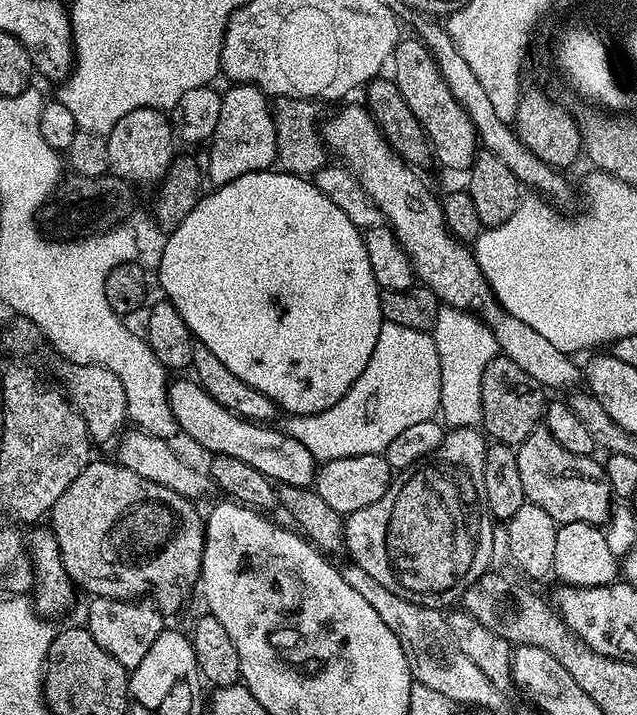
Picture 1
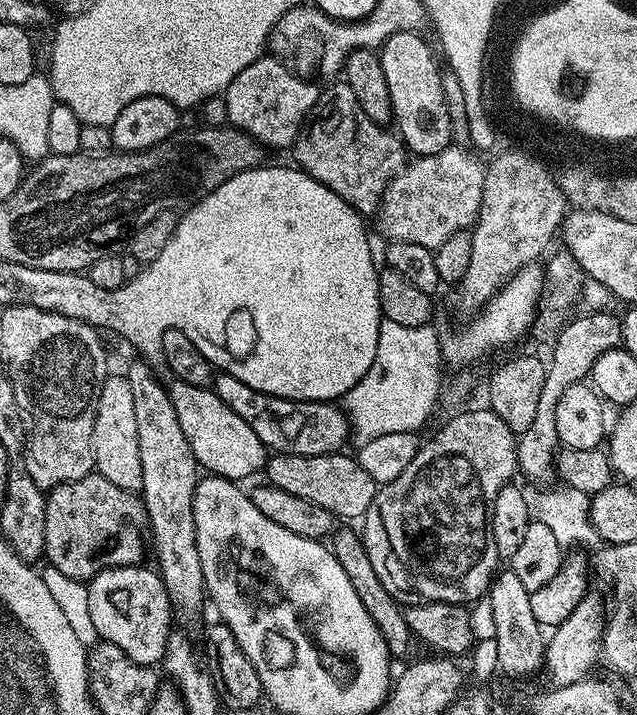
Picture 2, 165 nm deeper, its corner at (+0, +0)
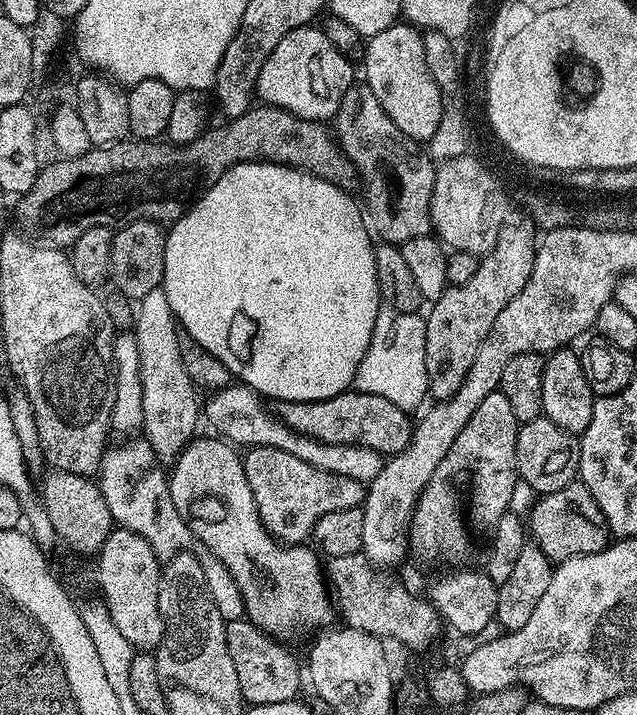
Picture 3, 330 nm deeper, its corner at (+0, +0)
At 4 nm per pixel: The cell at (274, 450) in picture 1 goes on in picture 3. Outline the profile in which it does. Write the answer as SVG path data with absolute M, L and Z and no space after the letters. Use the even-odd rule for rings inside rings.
M239 164L234 166L226 174L222 174L222 178L218 178L218 182L214 182L214 186L210 186L208 191L167 229L166 235L166 258L164 259L164 283L162 285L166 298L170 302L170 310L176 315L179 327L185 333L198 341L206 350L210 350L210 354L214 354L214 358L218 358L218 362L222 362L222 366L226 366L226 370L230 370L230 374L239 383L252 388L255 392L260 393L261 397L268 396L275 402L283 402L285 400L293 400L294 402L310 402L311 400L325 400L326 398L334 398L339 392L347 392L353 387L356 379L356 371L362 362L362 358L366 354L366 350L370 346L370 338L374 330L374 322L378 318L378 314L382 310L382 301L380 299L380 291L378 290L378 274L374 274L374 247L373 237L370 235L369 229L366 227L365 217L362 215L362 208L359 203L356 204L351 200L349 193L343 188L334 186L330 182L326 182L322 178L314 178L305 172L299 172L296 168L287 168L281 164Z

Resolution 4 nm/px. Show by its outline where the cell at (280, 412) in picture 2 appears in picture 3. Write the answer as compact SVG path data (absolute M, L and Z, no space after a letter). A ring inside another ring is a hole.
M355 390L339 392L334 398L325 400L310 402L285 400L279 405L278 415L280 421L298 436L327 444L366 446L385 458L400 452L412 441L414 427L409 413L394 406L394 402L386 402L386 398L378 398L378 394L366 394Z

